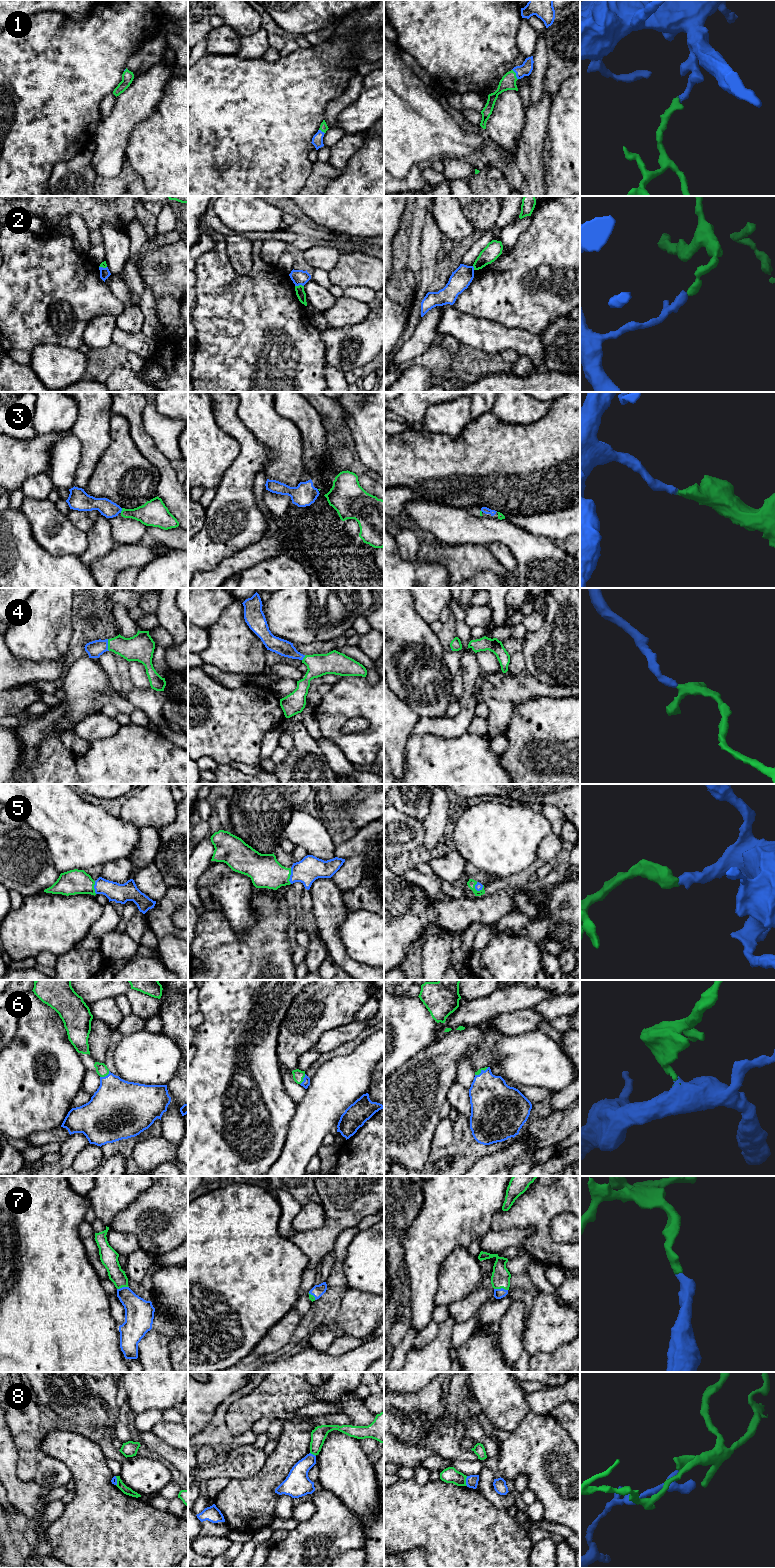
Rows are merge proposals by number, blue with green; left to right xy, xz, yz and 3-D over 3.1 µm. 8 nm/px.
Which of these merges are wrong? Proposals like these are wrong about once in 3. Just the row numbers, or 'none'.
1, 2, 8

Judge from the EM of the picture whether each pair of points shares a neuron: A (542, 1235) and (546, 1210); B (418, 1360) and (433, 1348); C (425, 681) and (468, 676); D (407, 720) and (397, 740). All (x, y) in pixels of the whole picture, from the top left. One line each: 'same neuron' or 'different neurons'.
A: same neuron
B: same neuron
C: different neurons
D: same neuron

